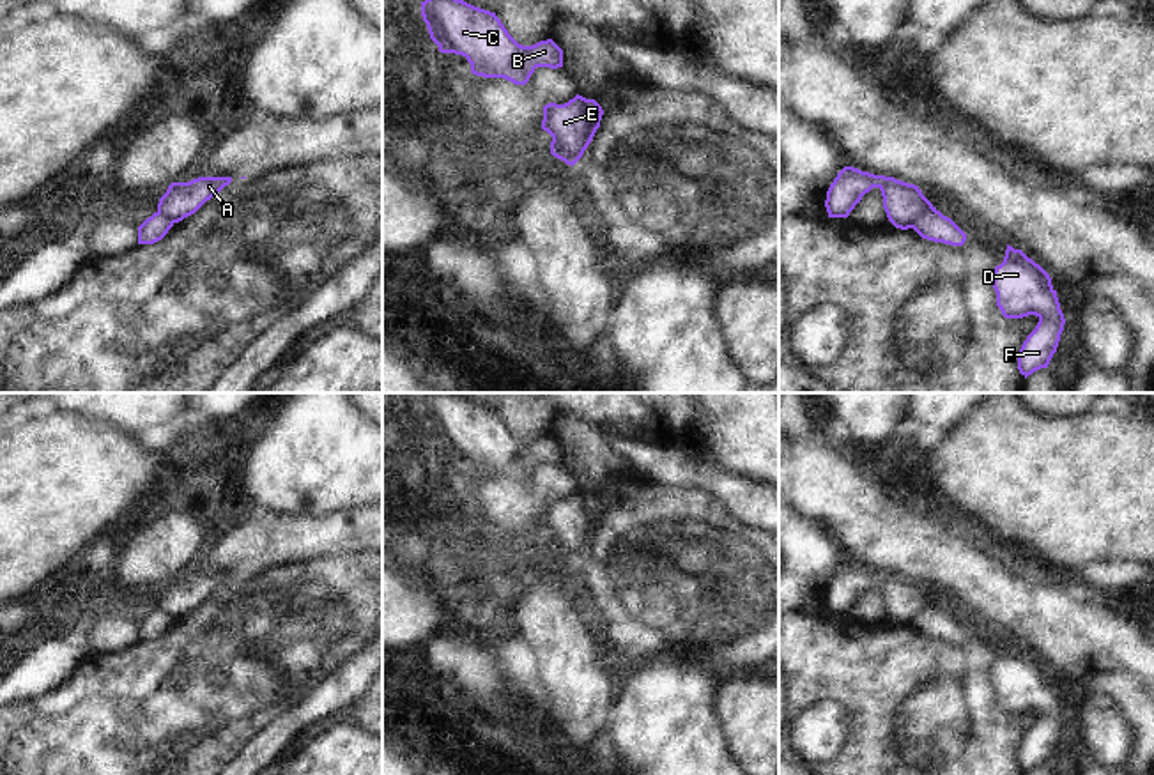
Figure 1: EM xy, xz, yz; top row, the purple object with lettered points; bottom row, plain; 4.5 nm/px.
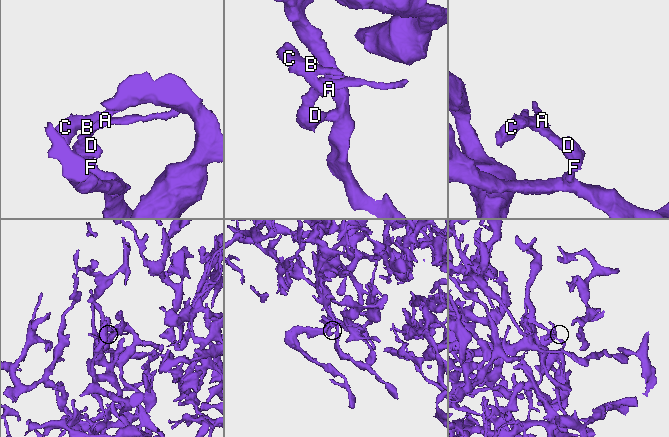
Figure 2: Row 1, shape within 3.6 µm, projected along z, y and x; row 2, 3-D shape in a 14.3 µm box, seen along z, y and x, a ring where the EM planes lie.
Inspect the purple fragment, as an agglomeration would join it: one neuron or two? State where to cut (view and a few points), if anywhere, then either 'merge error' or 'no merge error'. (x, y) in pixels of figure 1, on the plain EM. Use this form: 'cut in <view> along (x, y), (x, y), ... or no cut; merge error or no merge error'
cut in xz along (553, 535), (570, 560); merge error

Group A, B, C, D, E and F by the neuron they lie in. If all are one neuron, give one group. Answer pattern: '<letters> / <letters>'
A B C E / D F

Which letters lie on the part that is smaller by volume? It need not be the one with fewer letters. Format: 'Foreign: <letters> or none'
Foreign: A, B, C, E

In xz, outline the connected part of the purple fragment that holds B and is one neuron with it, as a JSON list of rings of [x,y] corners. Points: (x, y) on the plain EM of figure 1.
[[[428,393],[421,412],[439,448],[465,453],[476,472],[526,481],[536,464],[563,464],[563,446],[552,435],[522,442],[496,409],[457,393]]]

